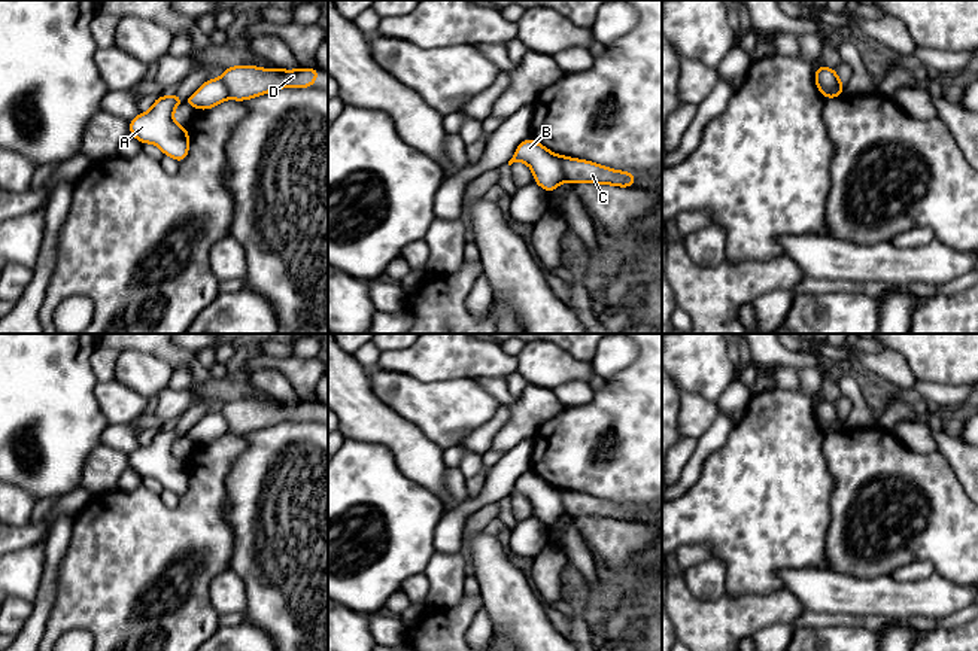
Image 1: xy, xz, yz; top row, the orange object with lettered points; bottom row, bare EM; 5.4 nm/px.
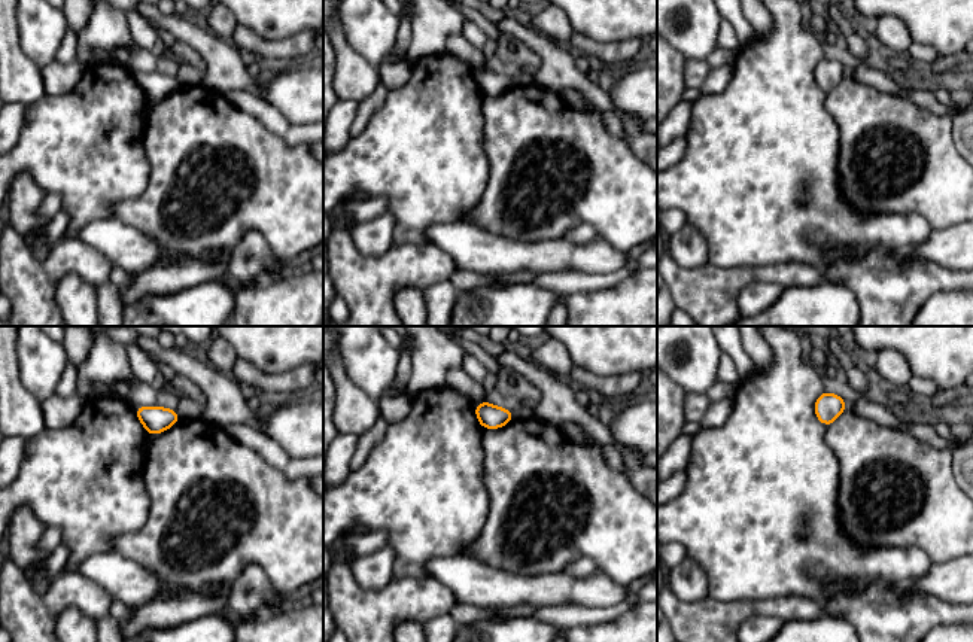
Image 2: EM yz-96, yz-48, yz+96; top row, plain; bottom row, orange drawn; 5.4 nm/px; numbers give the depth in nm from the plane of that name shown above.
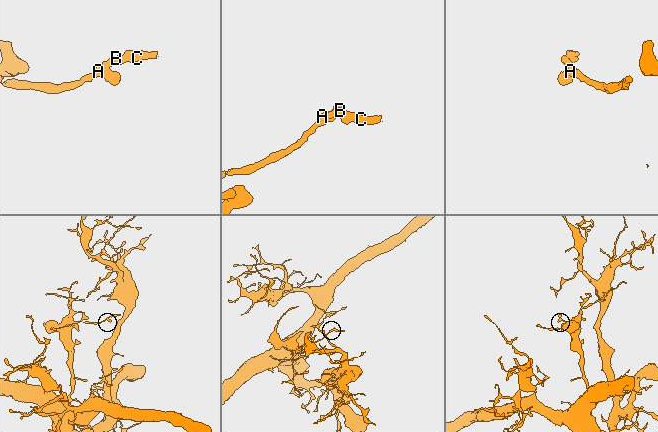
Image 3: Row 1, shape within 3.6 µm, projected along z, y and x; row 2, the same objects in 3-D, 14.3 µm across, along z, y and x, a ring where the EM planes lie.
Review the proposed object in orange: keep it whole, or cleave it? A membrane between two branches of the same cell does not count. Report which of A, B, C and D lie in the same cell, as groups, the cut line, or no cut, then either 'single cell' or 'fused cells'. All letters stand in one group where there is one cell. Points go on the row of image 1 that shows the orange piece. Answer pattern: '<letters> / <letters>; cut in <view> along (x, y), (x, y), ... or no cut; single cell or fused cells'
A B / C D; cut in xz along (561, 157), (561, 172), (565, 179); fused cells

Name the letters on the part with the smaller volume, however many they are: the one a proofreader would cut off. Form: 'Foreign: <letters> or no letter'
Foreign: C, D

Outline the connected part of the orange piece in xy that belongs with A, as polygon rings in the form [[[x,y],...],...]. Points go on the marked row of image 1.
[[[174,92],[154,100],[152,109],[139,113],[130,124],[130,134],[142,145],[157,145],[165,156],[174,158],[179,164],[189,152],[189,133],[173,121],[174,109],[182,104]]]

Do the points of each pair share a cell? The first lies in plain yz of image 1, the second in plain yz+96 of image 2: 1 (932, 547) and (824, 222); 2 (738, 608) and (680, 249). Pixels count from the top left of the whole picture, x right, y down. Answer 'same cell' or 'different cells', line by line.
1: different cells
2: different cells

